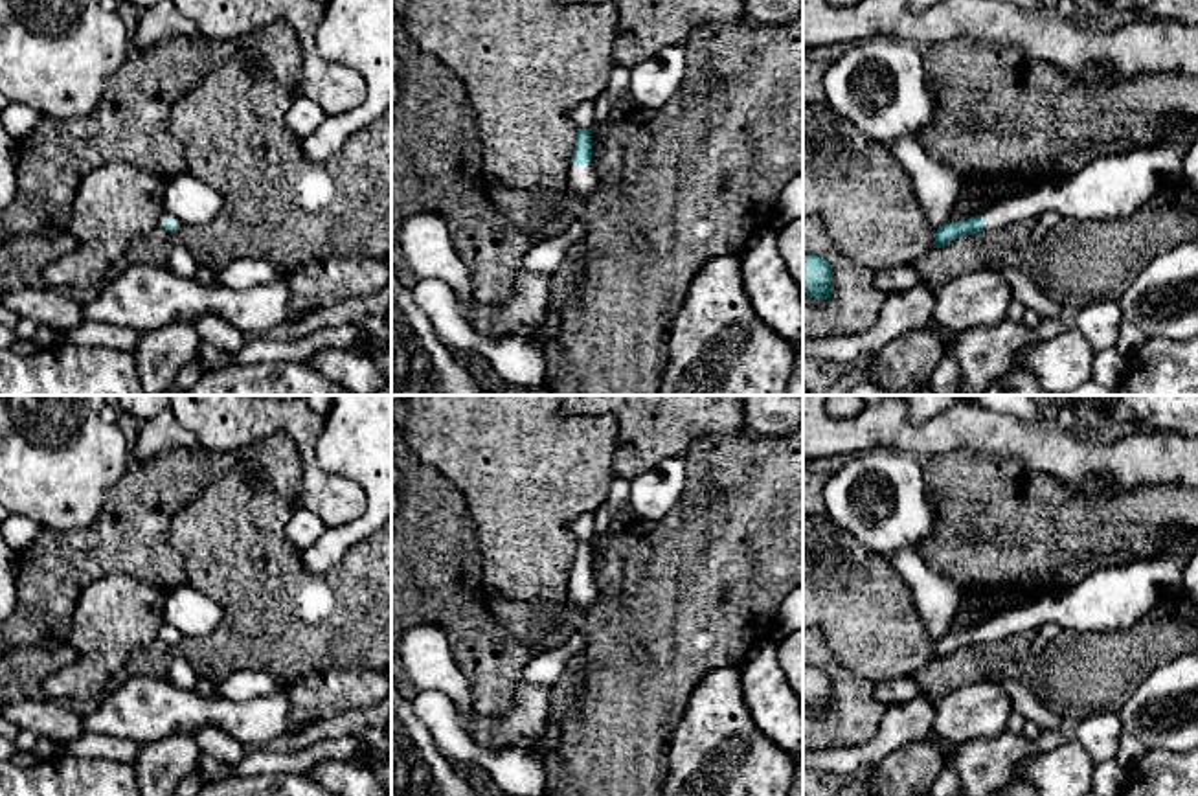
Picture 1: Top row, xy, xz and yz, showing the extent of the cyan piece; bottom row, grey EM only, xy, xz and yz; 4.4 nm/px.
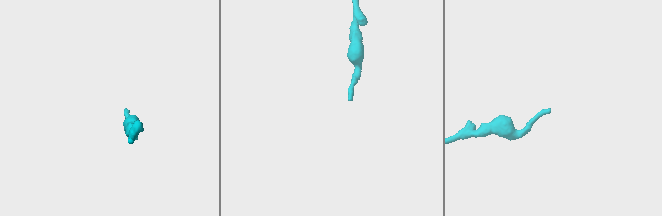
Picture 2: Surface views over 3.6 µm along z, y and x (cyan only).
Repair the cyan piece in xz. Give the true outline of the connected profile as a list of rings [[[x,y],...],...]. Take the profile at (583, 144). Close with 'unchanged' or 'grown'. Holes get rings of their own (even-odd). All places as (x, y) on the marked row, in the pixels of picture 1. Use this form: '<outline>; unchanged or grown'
[[[577,129],[573,165],[568,173],[568,188],[575,199],[588,199],[597,188],[597,176],[588,167],[592,162],[592,129]]]; grown

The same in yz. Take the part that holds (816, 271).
[[[803,256],[803,292],[814,300],[832,294],[832,265],[819,256]]]; unchanged

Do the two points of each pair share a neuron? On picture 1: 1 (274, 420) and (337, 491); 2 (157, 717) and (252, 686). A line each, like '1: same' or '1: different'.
1: same
2: different

